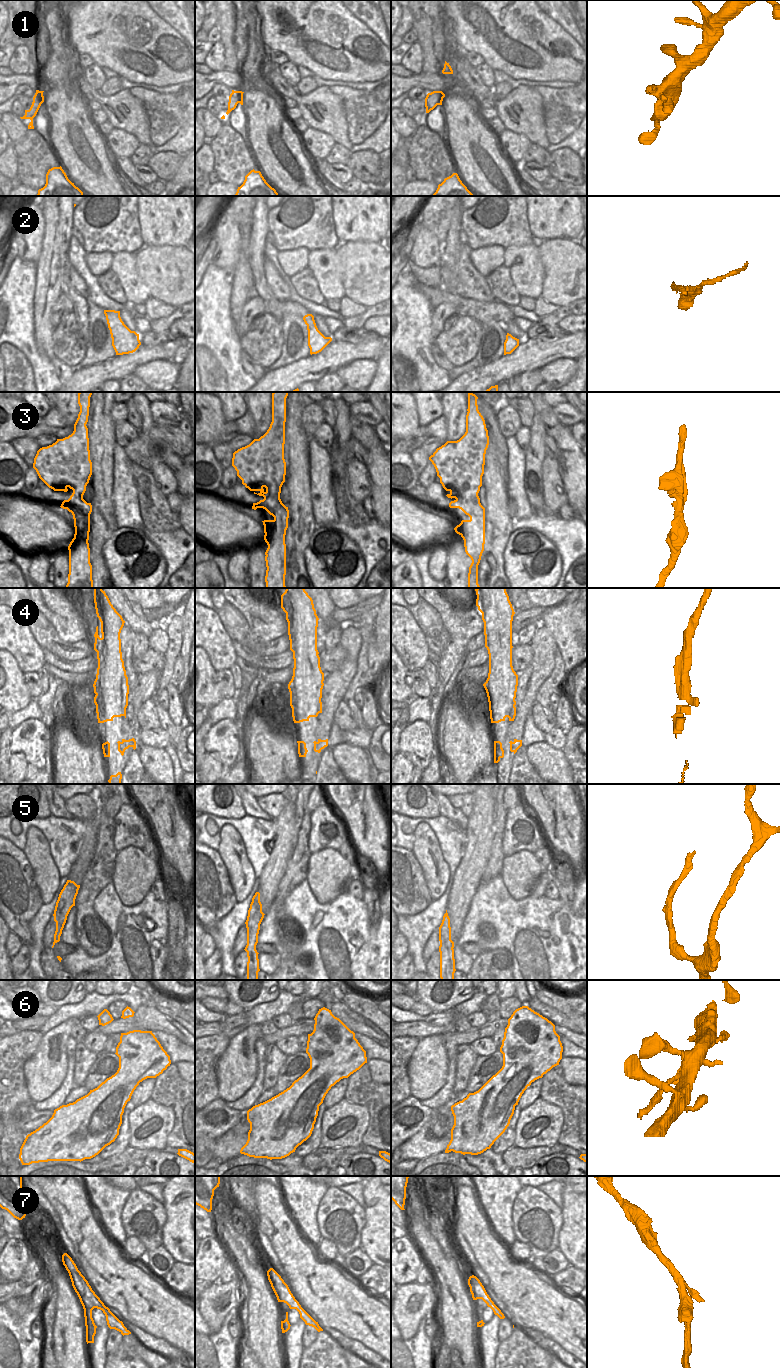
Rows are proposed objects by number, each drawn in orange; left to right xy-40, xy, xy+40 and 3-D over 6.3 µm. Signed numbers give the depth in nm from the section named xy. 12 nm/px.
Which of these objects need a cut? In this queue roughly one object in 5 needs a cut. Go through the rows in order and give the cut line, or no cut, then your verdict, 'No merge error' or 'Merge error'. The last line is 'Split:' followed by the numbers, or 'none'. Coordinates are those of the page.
1: No split. No merge error
2: No split. No merge error
3: No split. No merge error
4: No split. No merge error
5: Split along xy+40 (440, 941), (444, 940), (446, 945), (452, 948). Merge error
6: No split. No merge error
7: No split. No merge error
Split: 5.

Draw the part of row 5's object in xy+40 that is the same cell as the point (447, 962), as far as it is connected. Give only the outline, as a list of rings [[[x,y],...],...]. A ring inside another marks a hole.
[[[446,941],[440,942],[440,978],[441,980],[454,980],[455,959],[454,949],[446,946]]]

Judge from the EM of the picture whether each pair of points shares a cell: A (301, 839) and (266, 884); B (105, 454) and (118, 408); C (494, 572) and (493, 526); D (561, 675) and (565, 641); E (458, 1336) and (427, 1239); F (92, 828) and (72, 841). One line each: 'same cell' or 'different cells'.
A: different cells
B: different cells
C: same cell
D: different cells
E: same cell
F: different cells

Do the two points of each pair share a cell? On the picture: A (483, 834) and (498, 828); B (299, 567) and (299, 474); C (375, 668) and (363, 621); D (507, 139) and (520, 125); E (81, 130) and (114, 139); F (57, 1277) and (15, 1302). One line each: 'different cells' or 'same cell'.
A: different cells
B: same cell
C: different cells
D: different cells
E: different cells
F: different cells

